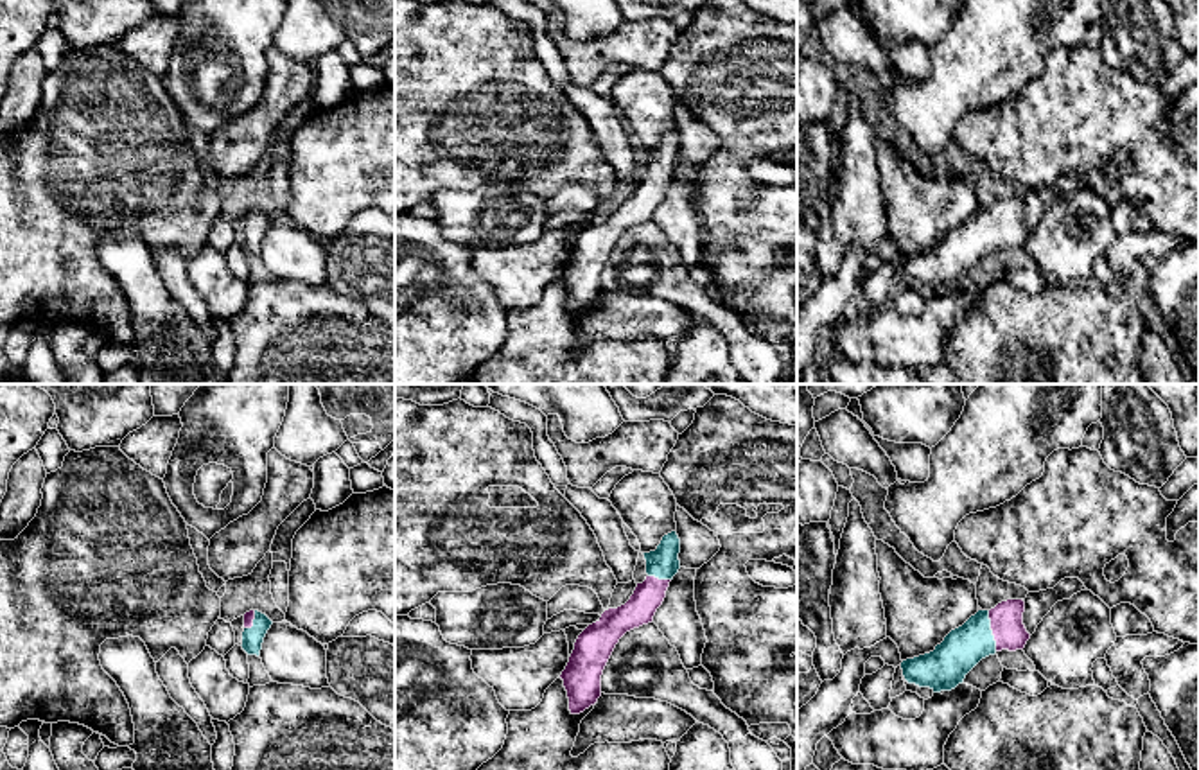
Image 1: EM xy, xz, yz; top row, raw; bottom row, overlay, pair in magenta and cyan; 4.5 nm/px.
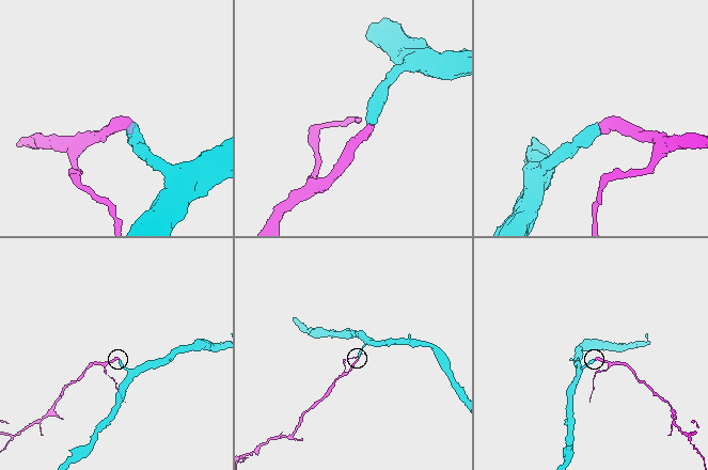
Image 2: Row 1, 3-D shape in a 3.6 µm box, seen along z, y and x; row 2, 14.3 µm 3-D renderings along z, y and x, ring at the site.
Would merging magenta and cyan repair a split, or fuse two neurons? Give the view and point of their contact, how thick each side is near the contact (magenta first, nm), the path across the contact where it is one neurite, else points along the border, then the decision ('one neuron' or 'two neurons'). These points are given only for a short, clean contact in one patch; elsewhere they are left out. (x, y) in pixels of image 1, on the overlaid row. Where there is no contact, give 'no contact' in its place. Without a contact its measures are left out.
contact yz (991, 629); calibres 150 and 190 nm; way yz (1007, 627), (991, 629), (962, 648); one neuron

